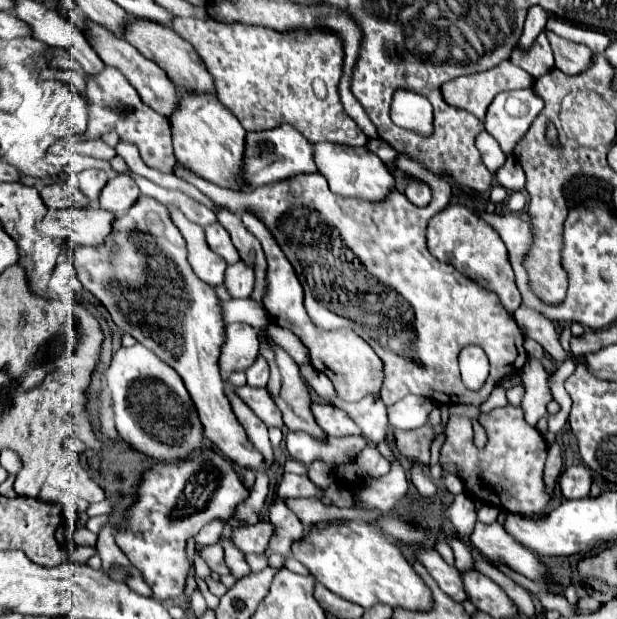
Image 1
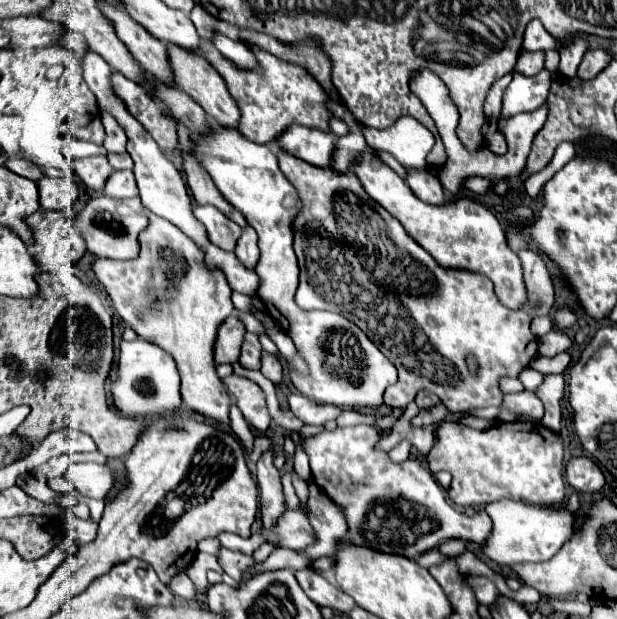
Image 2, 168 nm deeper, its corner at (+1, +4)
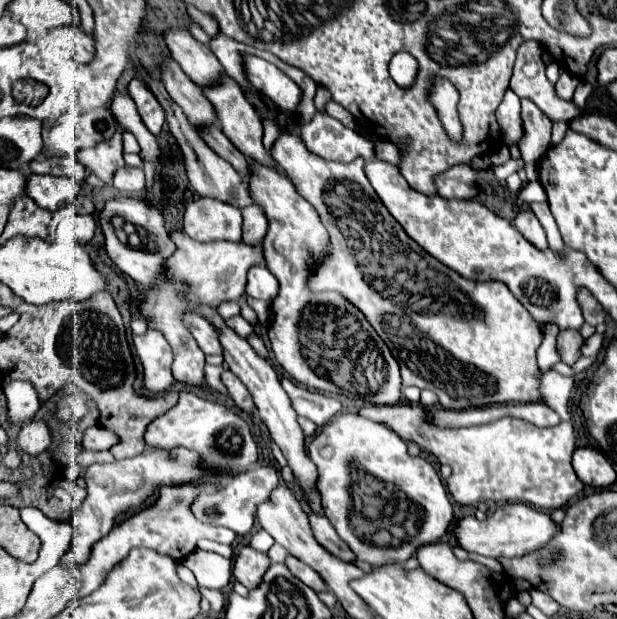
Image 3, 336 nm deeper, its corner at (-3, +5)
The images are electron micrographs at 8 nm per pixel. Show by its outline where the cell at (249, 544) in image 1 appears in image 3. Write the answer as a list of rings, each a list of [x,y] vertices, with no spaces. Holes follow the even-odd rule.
[[[309,510],[309,520],[311,520],[311,526],[313,526],[315,538],[319,540],[319,544],[325,550],[329,550],[331,554],[335,554],[337,558],[341,558],[345,562],[355,562],[351,548],[339,538],[339,534],[331,526],[331,522],[325,518],[325,514],[315,514],[315,512]]]

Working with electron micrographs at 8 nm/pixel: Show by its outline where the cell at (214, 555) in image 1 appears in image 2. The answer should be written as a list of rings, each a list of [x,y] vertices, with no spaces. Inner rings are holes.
[[[225,547],[219,549],[217,559],[219,559],[219,565],[223,567],[223,571],[225,571],[229,577],[233,577],[235,581],[239,581],[241,575],[243,575],[243,571],[249,569],[249,567],[255,563],[249,555],[235,553],[235,551],[229,551],[229,549],[225,549]]]

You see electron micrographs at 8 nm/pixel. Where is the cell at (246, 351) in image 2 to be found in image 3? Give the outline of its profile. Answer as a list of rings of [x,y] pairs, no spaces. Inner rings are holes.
[[[233,316],[233,318],[229,318],[229,320],[227,320],[227,326],[233,328],[233,330],[235,330],[239,336],[243,336],[243,338],[247,338],[247,336],[253,332],[251,324],[249,324],[245,318],[241,318],[241,316]]]

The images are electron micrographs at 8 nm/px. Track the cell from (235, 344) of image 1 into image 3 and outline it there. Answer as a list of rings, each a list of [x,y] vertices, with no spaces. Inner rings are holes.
[[[185,314],[183,324],[189,328],[197,344],[205,354],[223,354],[223,348],[219,344],[219,334],[217,330],[199,314]]]

